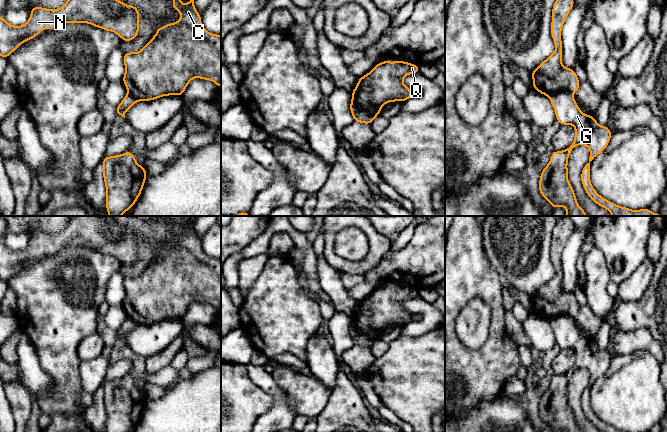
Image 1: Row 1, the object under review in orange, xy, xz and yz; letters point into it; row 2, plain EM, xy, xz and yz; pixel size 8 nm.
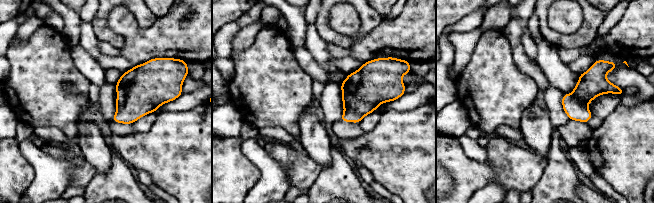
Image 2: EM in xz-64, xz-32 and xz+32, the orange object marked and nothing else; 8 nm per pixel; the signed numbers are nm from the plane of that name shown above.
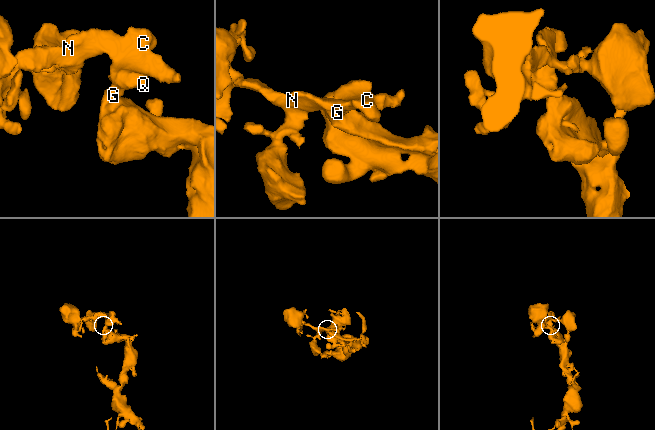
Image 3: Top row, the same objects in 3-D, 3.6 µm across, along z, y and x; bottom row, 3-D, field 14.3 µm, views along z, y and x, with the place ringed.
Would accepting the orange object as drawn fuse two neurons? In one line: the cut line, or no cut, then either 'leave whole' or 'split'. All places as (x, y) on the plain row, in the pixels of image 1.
xz (352, 322), (363, 335), (375, 340) | split

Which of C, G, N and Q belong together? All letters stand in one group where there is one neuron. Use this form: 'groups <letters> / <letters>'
groups C N Q / G

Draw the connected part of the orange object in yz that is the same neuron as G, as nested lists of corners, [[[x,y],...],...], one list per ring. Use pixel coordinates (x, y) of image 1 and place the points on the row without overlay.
[[[569,316],[551,319],[556,345],[561,349],[573,349],[575,361],[573,367],[563,375],[554,375],[549,388],[542,394],[538,413],[552,432],[582,432],[578,429],[574,413],[568,405],[568,382],[578,369],[586,369],[590,374],[591,386],[608,370],[612,356],[608,350],[600,350],[593,339],[584,338]]]

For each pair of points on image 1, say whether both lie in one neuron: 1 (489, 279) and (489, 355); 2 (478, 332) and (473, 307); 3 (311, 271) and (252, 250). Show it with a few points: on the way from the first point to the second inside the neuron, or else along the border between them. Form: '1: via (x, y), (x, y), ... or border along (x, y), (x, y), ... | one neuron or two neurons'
1: via (493, 298), (496, 306), (496, 336) | one neuron
2: via (474, 326), (474, 313) | one neuron
3: via (308, 251), (288, 228), (274, 228), (272, 230) | one neuron

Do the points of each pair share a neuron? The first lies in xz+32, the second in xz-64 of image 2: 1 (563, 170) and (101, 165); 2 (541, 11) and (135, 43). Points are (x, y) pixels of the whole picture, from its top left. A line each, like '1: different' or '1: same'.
1: different
2: different

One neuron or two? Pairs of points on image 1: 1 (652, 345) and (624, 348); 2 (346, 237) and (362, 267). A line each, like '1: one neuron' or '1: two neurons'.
1: one neuron
2: two neurons

